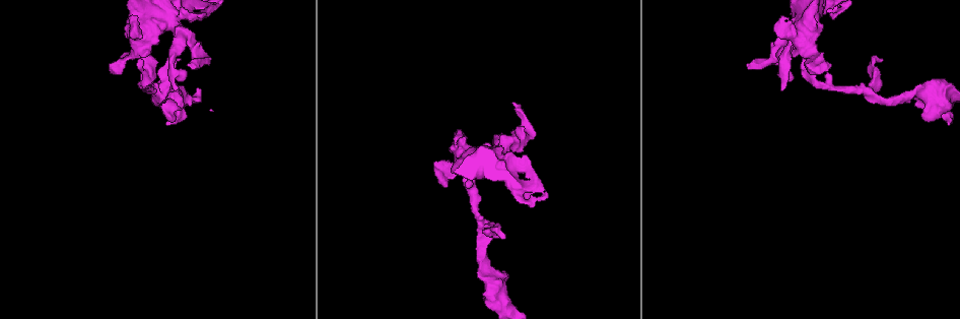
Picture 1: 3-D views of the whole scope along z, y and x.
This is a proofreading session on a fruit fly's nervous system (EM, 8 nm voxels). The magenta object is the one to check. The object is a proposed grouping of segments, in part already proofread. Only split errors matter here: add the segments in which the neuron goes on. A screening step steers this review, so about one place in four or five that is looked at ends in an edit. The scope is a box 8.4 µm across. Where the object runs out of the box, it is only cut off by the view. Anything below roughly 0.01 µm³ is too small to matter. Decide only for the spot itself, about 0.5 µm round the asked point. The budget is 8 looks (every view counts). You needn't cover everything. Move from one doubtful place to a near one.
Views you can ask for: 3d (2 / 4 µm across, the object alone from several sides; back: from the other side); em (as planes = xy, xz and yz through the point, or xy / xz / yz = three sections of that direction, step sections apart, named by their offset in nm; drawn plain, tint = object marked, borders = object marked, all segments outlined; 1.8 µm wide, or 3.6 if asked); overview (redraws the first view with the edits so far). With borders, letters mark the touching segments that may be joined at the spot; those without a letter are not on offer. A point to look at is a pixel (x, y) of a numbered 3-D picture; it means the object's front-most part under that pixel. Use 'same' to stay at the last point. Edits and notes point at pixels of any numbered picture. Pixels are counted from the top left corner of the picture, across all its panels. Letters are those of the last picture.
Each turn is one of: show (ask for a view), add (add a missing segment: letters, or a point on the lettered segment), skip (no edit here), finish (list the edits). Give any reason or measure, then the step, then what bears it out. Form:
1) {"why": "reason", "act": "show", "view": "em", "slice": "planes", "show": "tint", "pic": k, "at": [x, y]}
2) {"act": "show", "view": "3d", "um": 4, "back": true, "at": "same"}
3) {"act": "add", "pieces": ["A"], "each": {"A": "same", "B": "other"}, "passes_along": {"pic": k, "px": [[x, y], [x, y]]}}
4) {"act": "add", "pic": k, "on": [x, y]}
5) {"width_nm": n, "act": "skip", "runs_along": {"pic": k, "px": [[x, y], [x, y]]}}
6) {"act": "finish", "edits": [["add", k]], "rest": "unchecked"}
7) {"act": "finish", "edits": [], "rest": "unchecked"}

{"why": "branch stops here", "act": "show", "view": "em", "slice": "planes", "show": "borders", "pic": 1, "at": [177, 89]}

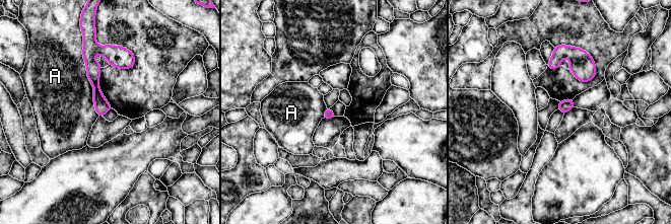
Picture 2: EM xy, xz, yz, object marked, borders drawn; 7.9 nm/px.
{"act": "skip", "each": {"A": "other"}, "border": {"pic": 2, "px": [[82, 47], [98, 116]]}, "found": "none of them fits"}

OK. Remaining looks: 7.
{"why": "sudden change in width", "act": "show", "view": "em", "slice": "planes", "show": "tint", "pic": 1, "at": [519, 170]}

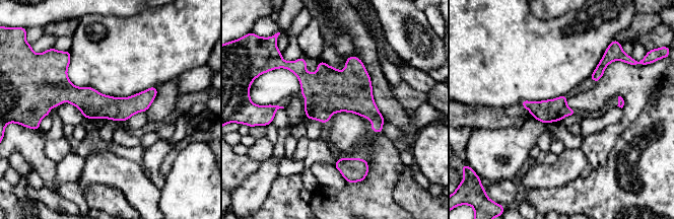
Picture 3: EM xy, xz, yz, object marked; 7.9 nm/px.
{"why": "what lies round it", "act": "show", "view": "em", "slice": "planes", "show": "borders", "at": "same"}

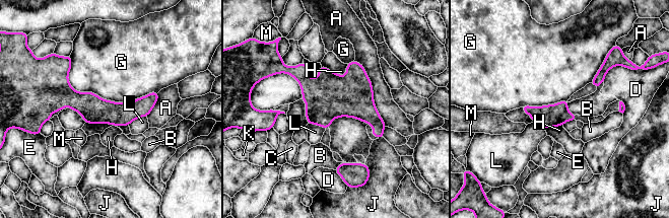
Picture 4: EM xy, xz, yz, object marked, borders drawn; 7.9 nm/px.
{"act": "skip", "each": {"A": "other", "B": "other", "C": "other", "D": "other", "E": "other", "G": "other", "H": "other", "J": "other", "K": "other", "L": "other", "M": "other"}, "border": {"pic": 4, "px": [[70, 55], [78, 91], [157, 92]]}, "found": "no lettered segment goes on from it"}

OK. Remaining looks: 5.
{"why": "an open end", "act": "show", "view": "em", "slice": "planes", "show": "borders", "pic": 1, "at": [134, 15]}

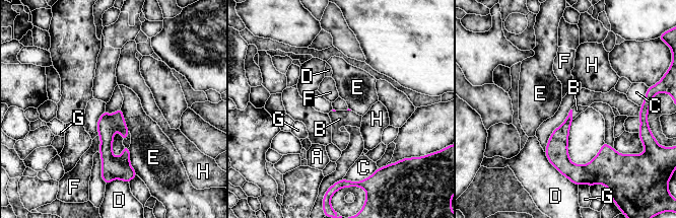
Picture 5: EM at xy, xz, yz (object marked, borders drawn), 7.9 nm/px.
{"act": "add", "pieces": ["B"], "each": {"A": "other", "B": "same", "C": "other", "D": "other", "E": "other", "F": "other", "G": "other", "H": "other"}, "found": "the neuron continues"}

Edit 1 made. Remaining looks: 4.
{"act": "finish", "edits": [["add", 5]], "rest": "unchecked"}

